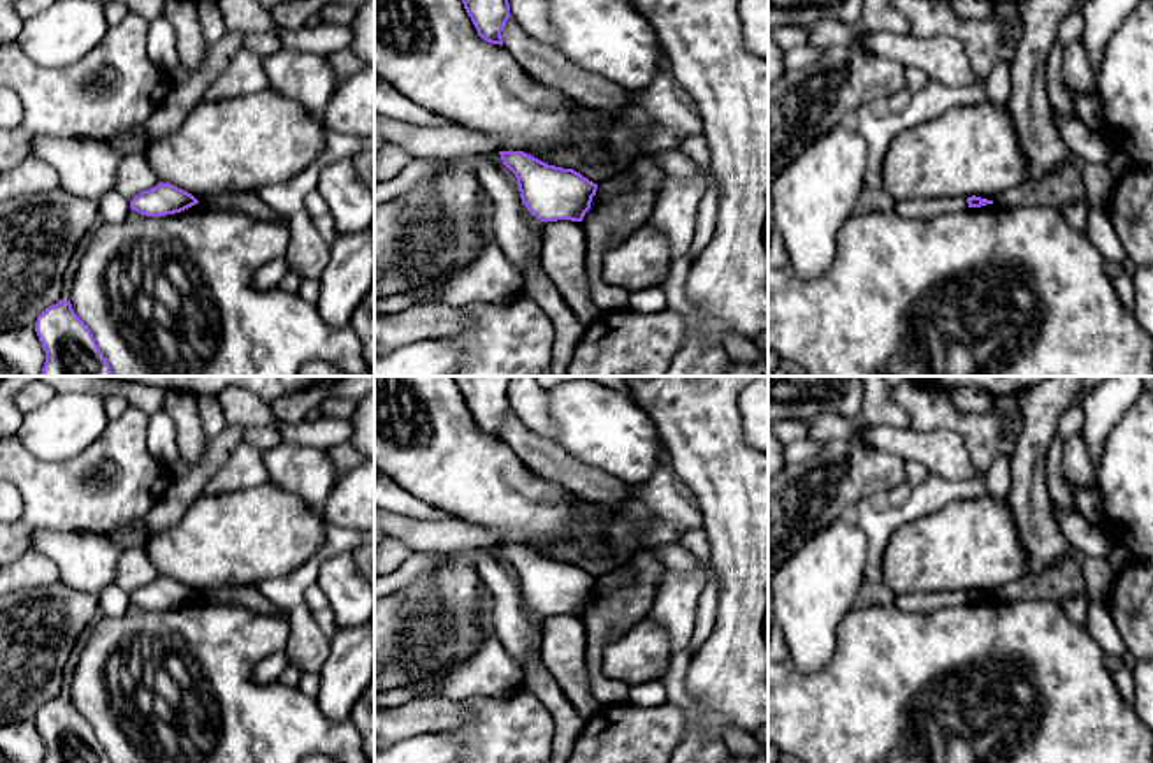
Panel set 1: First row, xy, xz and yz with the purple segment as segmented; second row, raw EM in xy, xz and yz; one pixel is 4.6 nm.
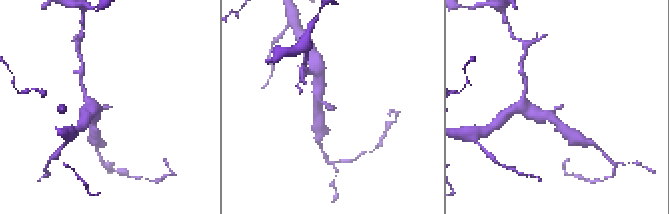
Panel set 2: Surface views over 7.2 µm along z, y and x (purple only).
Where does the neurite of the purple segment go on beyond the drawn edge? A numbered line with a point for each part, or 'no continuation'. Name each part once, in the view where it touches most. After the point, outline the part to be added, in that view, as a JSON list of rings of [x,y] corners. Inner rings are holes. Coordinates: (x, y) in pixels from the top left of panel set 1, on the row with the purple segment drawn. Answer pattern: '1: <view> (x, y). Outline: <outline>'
no continuation

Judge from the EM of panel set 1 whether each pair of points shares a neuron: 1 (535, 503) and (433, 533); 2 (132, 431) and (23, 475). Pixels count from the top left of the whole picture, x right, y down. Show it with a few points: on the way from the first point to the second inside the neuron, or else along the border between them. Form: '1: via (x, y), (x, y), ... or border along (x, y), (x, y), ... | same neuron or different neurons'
1: border along (457, 519), (489, 528), (501, 544) | different neurons
2: via (106, 452), (76, 475), (50, 475) | same neuron

